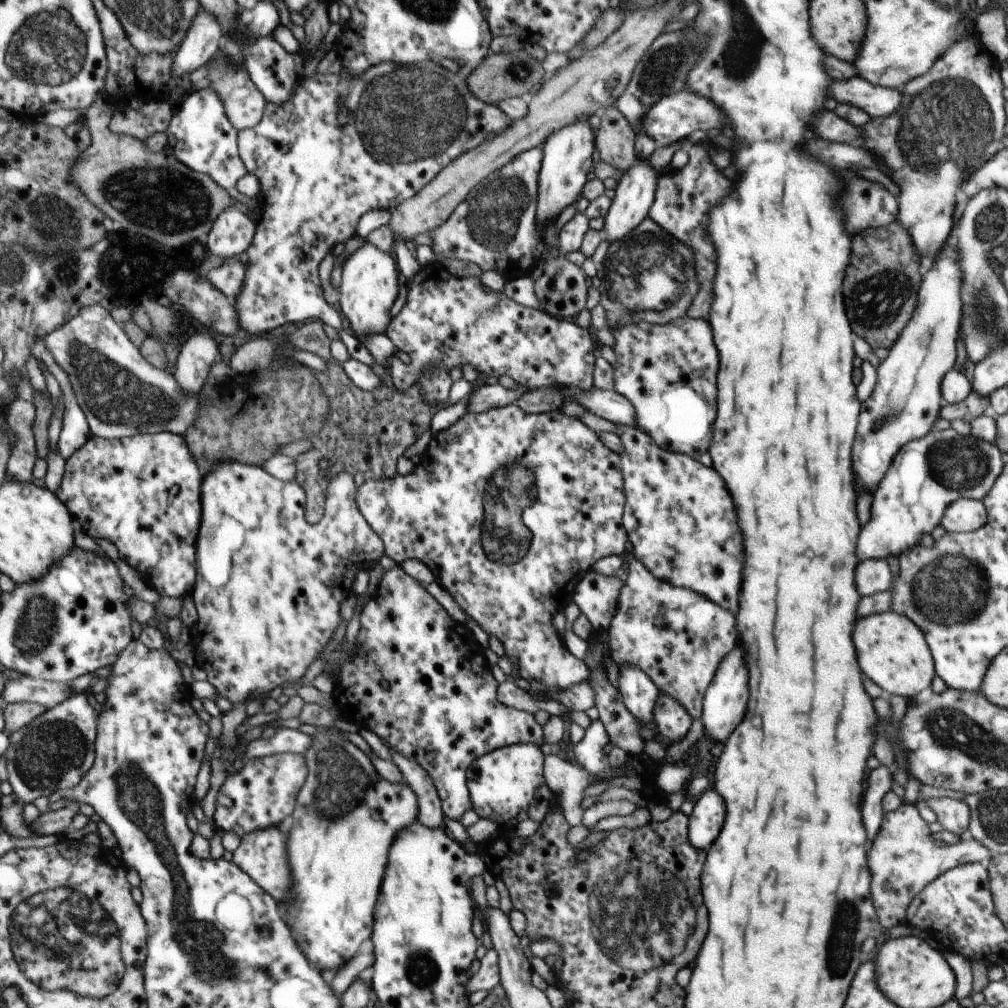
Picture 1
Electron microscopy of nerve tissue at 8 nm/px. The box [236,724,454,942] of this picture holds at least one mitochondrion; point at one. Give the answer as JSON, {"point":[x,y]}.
{"point":[334,760]}

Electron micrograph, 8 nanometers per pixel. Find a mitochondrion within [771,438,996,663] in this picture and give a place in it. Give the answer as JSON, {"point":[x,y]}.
{"point":[951,587]}

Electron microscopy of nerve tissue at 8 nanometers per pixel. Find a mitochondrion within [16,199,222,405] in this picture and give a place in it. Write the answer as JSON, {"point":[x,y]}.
{"point":[65,269]}

